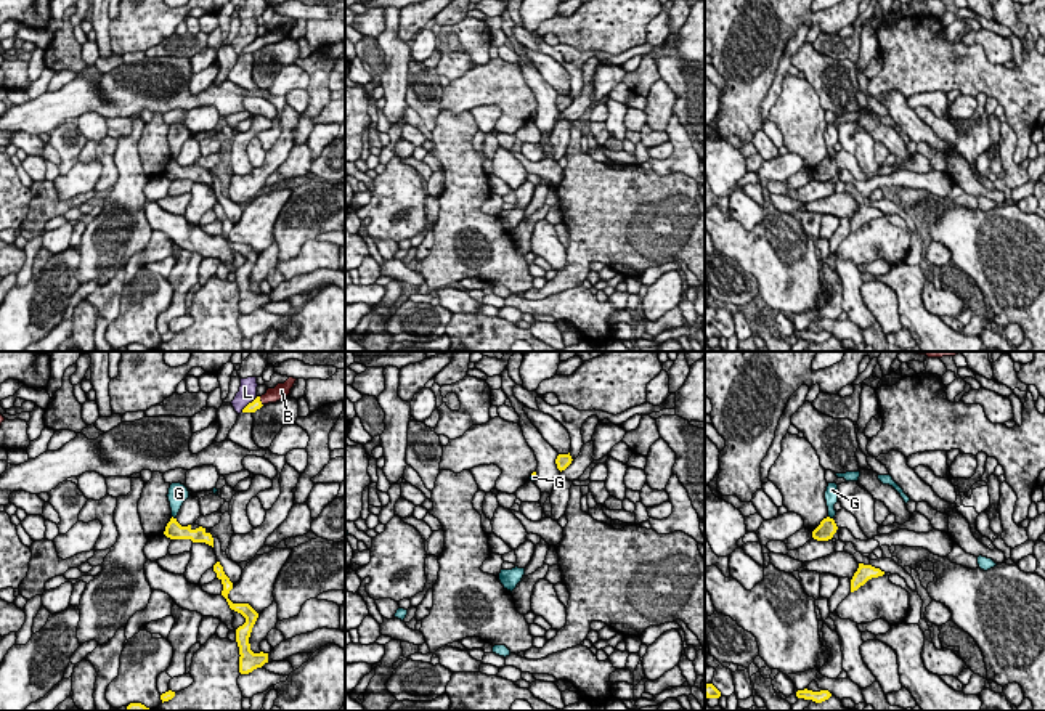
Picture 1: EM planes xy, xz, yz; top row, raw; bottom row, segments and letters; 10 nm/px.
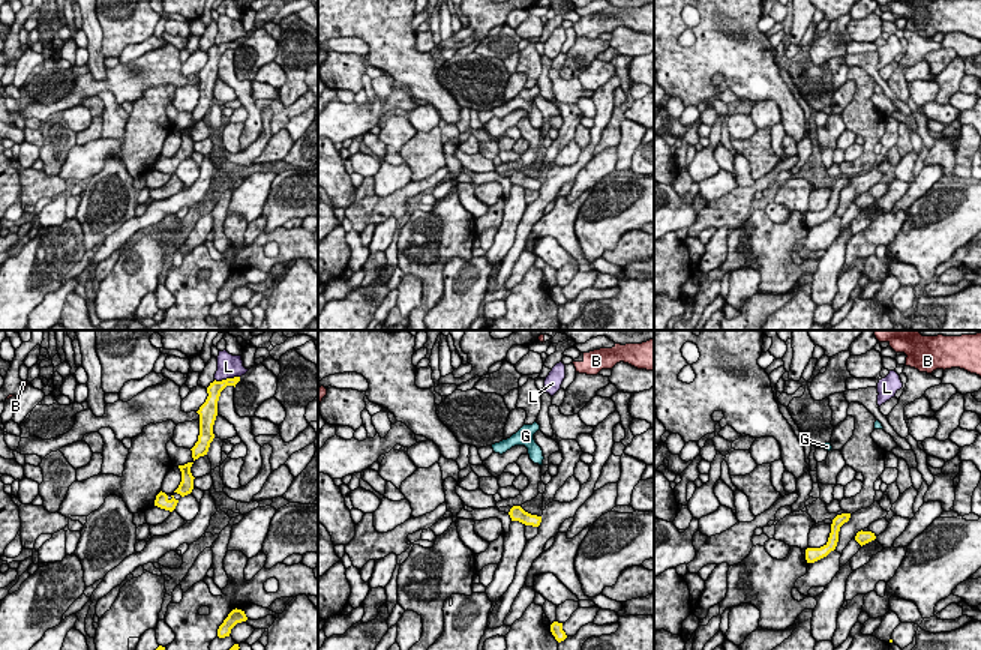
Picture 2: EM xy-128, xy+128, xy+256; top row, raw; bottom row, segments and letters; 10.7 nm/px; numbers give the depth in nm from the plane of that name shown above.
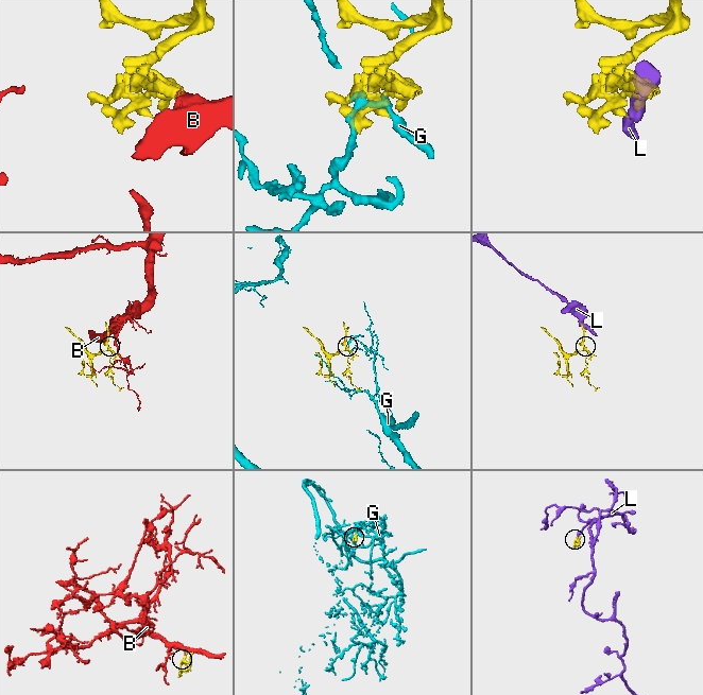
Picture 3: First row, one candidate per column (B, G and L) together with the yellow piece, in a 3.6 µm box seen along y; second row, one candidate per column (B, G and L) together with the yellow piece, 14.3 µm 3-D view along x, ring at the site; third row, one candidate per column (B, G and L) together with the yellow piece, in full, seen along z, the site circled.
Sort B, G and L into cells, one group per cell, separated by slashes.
B / G / L

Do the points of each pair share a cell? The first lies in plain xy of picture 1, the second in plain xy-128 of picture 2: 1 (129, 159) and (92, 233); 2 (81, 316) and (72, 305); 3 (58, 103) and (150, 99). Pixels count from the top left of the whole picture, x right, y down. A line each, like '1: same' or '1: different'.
1: same
2: same
3: different

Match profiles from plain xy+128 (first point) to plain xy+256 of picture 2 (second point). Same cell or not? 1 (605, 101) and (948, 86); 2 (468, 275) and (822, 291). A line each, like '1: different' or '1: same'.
1: same
2: different

